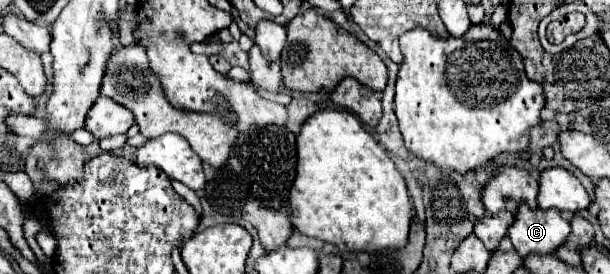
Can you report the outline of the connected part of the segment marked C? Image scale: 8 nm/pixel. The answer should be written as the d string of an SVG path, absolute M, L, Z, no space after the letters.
M520 204L514 214L514 224L508 228L508 236L516 252L526 258L528 254L554 254L570 234L570 222L560 210L532 210L528 204Z

